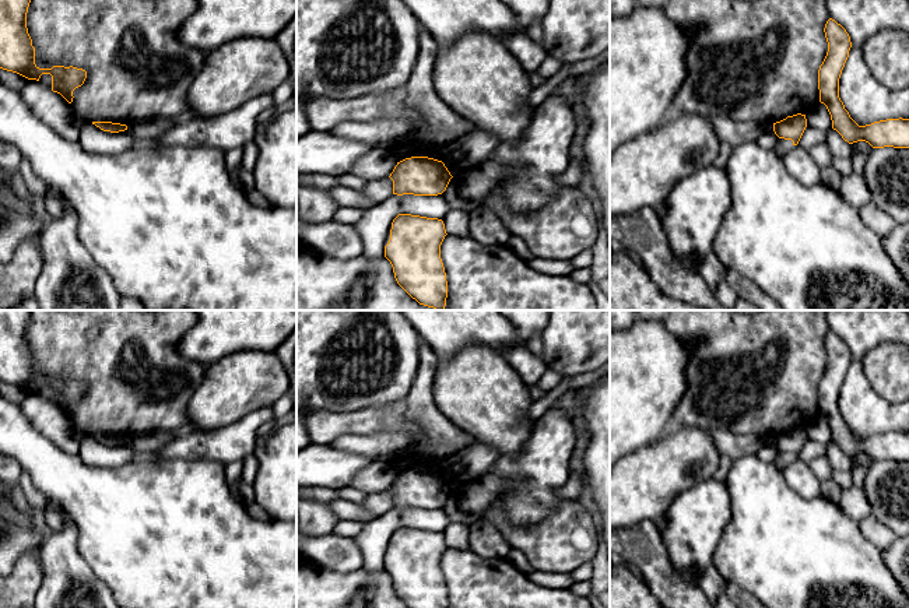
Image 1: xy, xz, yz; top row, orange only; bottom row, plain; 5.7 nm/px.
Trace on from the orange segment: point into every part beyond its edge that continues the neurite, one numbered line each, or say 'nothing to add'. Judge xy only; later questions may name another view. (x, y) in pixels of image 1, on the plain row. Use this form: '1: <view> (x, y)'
nothing to add

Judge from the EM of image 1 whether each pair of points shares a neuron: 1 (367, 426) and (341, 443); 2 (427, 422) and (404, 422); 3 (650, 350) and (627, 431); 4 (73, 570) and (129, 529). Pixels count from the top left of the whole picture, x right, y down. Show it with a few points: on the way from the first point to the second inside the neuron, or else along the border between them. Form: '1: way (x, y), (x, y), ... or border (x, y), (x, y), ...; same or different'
1: border (386, 429), (378, 433), (343, 433), (329, 443); different
2: border (404, 401), (406, 411), (428, 439), (430, 453); different
3: way (642, 369), (627, 385), (627, 411); same
4: border (77, 529), (80, 555), (106, 584); different

